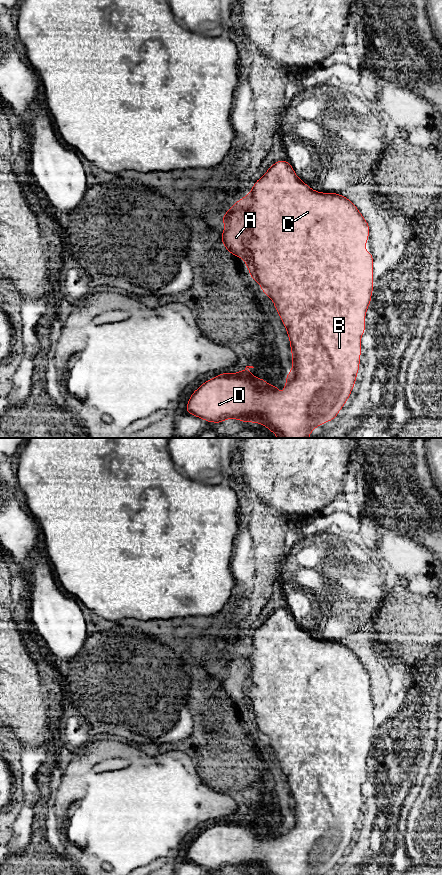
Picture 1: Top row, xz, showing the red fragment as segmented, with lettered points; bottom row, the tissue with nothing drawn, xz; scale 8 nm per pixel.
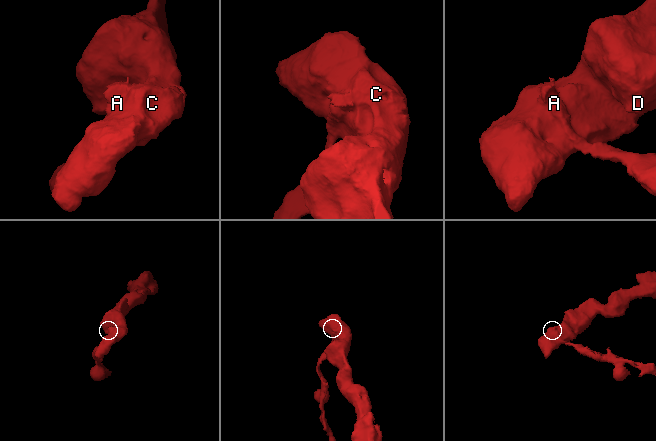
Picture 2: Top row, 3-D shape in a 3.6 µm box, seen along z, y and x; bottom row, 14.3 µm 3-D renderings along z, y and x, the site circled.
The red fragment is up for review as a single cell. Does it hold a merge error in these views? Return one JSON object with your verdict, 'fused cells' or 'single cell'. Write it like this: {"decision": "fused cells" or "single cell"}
{"decision": "fused cells"}

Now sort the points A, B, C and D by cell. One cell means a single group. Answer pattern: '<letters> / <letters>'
A / B C D

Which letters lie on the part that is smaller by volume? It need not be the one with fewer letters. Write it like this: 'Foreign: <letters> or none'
Foreign: A

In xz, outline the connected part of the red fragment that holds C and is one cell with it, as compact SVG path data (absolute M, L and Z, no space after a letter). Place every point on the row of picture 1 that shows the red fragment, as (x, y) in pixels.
M287 160L275 162L267 172L254 183L249 194L244 196L241 200L246 204L251 218L250 230L246 235L244 262L248 267L251 279L256 280L260 284L261 290L272 299L276 311L286 327L290 339L293 361L292 369L291 372L285 376L286 385L283 390L283 396L279 395L278 386L267 384L264 382L265 378L261 377L257 379L254 374L249 373L248 369L254 368L253 366L246 366L245 369L238 371L237 374L232 372L220 373L217 377L207 380L197 390L193 391L185 412L202 418L206 422L222 423L226 419L238 419L241 422L259 423L272 431L278 438L308 438L313 429L323 425L327 421L332 421L336 418L338 412L343 409L355 385L356 375L360 369L361 335L365 333L365 314L369 307L373 291L373 255L371 252L365 251L365 244L368 241L370 228L368 222L352 201L337 193L314 191L298 178Z

